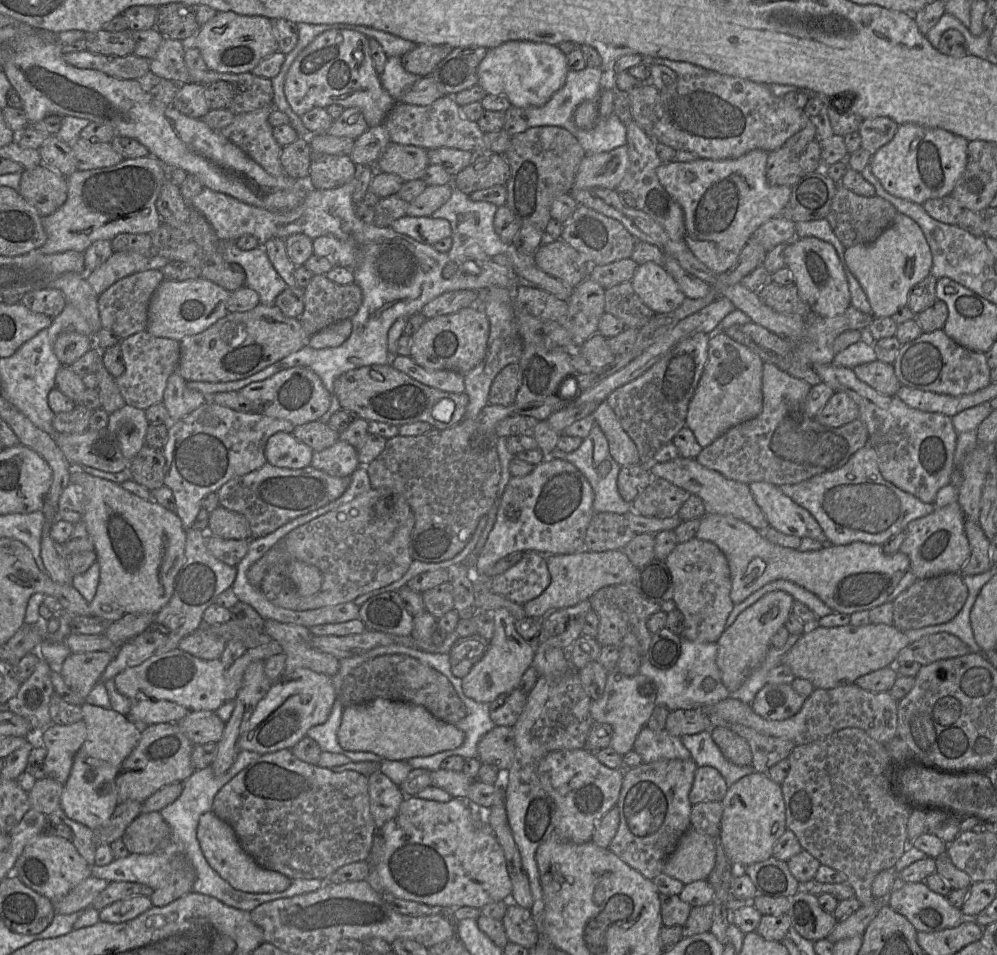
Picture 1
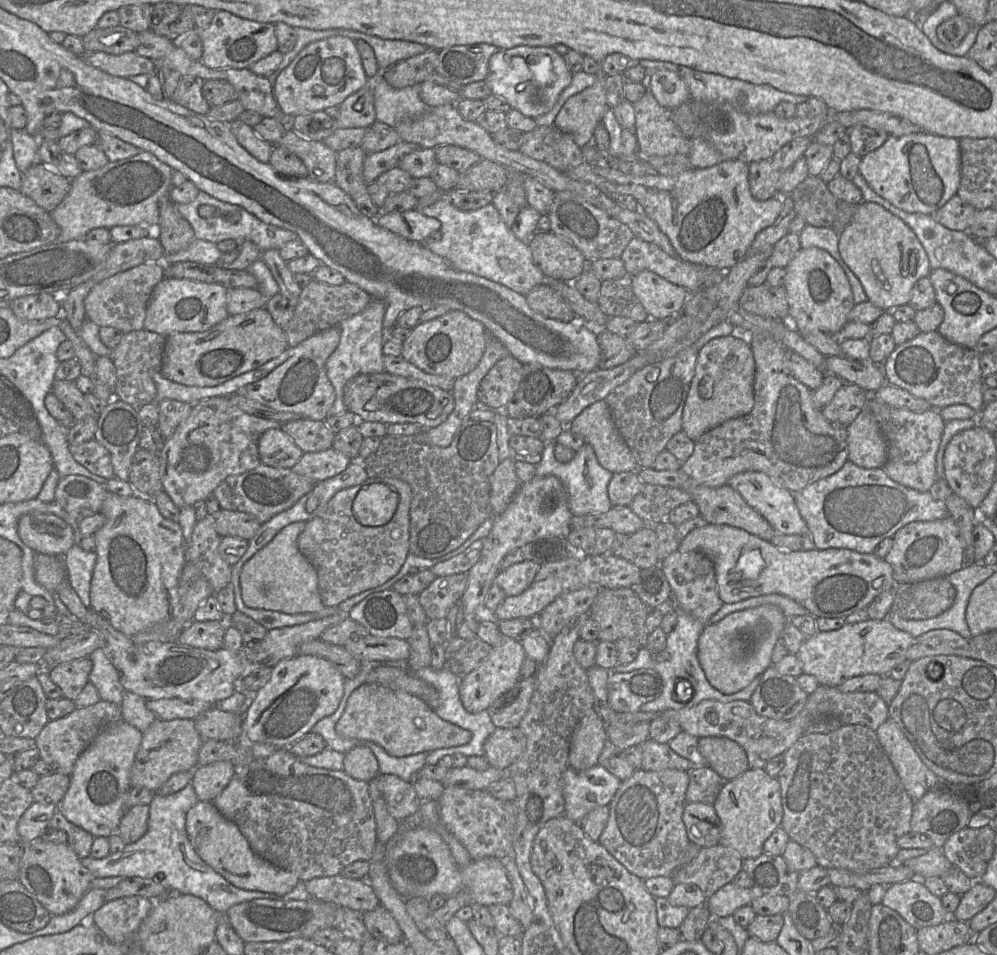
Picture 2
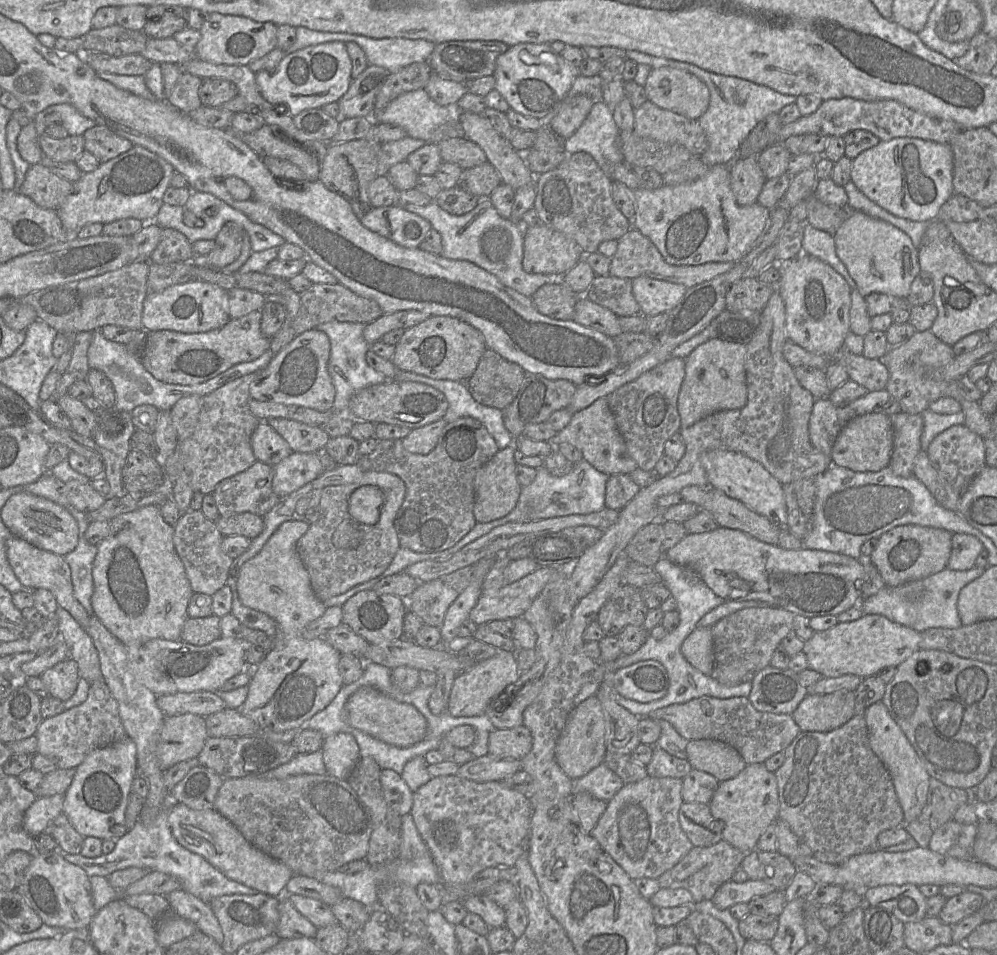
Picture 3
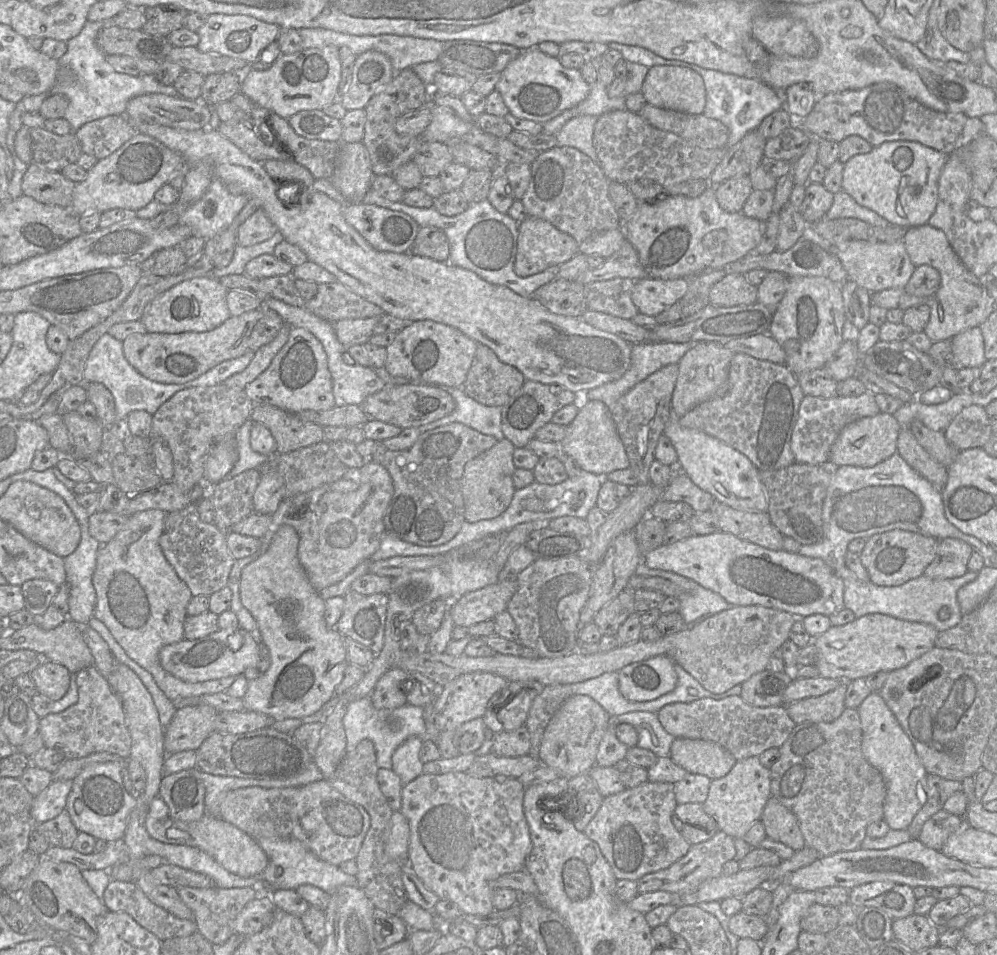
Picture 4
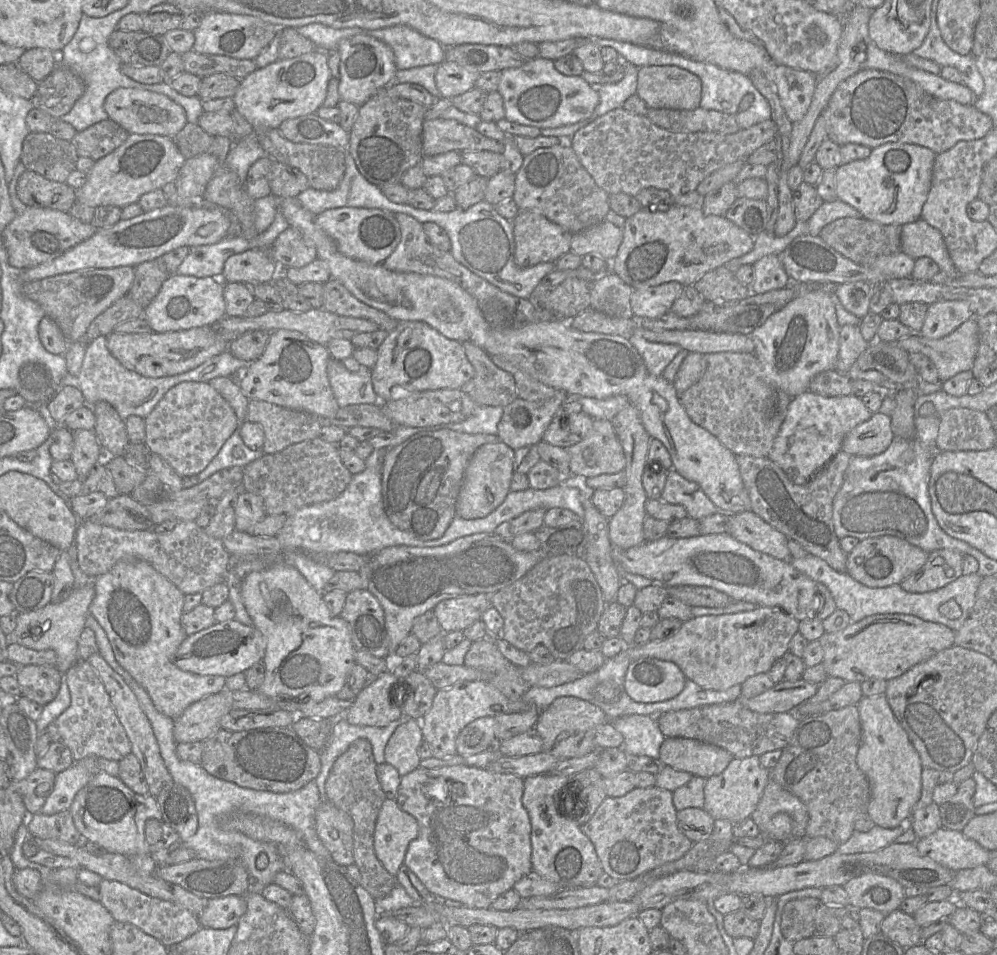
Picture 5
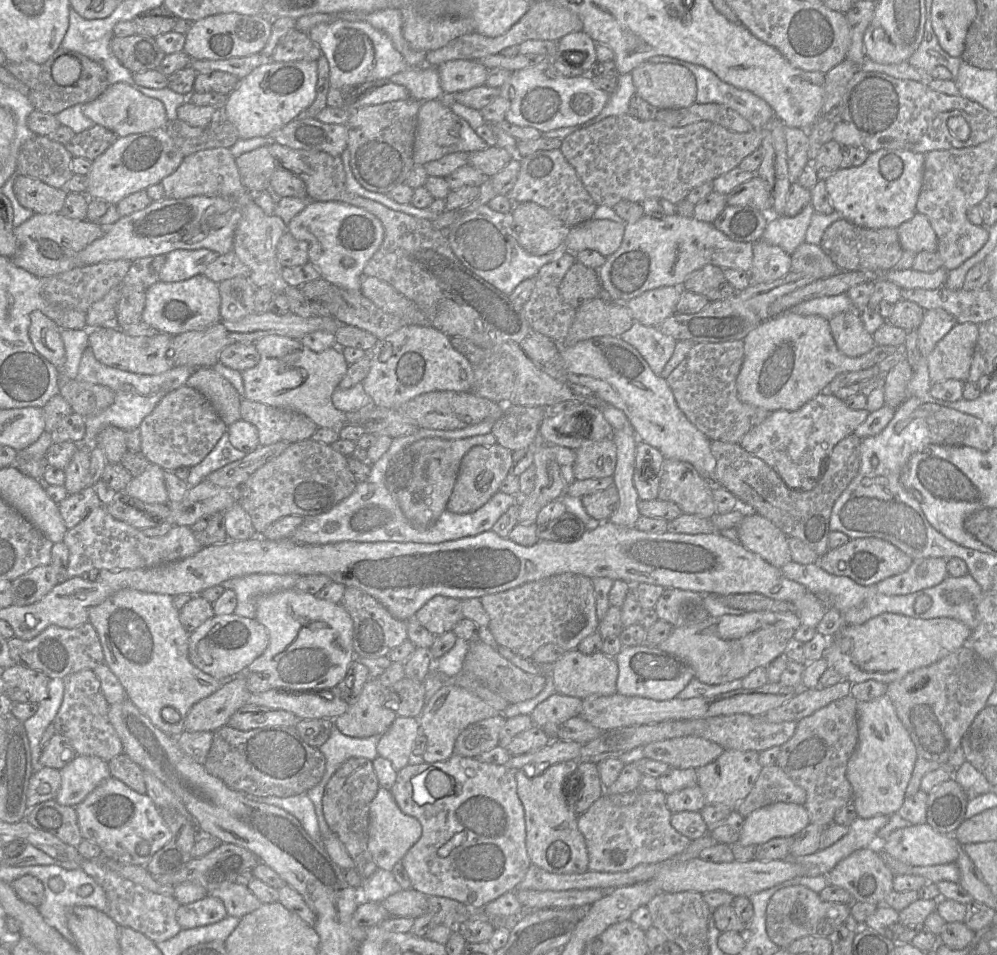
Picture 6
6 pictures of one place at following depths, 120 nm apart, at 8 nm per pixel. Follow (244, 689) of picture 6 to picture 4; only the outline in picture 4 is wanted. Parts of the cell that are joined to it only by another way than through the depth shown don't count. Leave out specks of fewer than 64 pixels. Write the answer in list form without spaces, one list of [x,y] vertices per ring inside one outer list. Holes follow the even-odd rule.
[[[206,704],[180,707],[164,731],[164,750],[167,755],[194,750],[215,731],[218,711]]]

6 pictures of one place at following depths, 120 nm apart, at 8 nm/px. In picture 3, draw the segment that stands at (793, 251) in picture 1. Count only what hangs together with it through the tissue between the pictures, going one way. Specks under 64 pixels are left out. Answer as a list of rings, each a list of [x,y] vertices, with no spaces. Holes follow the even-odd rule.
[[[807,254],[787,262],[778,262],[781,267],[781,279],[777,285],[785,304],[785,329],[788,341],[802,347],[808,352],[824,357],[833,357],[844,348],[844,339],[850,332],[851,291],[845,279],[829,264]]]

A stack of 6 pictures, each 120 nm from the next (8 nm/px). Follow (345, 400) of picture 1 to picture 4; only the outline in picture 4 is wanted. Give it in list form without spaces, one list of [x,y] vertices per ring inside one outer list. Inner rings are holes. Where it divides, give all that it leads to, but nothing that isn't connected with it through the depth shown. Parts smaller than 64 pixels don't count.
[[[409,383],[386,385],[380,391],[368,396],[361,407],[369,419],[376,419],[401,429],[407,429],[419,427],[452,413],[455,409],[455,401],[447,391],[438,386]]]

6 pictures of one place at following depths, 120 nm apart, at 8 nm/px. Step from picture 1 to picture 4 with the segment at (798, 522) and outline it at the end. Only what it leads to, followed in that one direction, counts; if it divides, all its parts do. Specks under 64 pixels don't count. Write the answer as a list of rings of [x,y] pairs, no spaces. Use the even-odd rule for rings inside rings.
[[[672,407],[663,435],[671,440],[677,452],[676,467],[699,488],[710,493],[716,501],[737,510],[767,512],[768,498],[760,479],[760,471],[744,454],[703,431],[682,426],[680,417],[673,414]]]

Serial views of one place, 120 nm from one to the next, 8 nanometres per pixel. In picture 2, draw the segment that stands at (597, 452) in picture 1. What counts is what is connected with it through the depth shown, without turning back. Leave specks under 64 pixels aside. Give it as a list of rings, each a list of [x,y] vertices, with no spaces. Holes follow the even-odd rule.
[[[546,443],[541,453],[542,459],[536,465],[536,475],[556,476],[563,483],[568,492],[568,504],[572,516],[607,512],[612,507],[608,497],[608,484],[613,473],[600,465],[593,447],[588,443],[584,443],[568,463],[556,460],[556,445],[556,443]]]

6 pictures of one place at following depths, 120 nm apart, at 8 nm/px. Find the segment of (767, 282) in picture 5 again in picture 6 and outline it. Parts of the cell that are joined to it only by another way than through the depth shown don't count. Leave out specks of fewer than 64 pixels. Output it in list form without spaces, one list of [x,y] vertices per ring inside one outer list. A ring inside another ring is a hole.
[[[763,240],[753,244],[751,284],[772,282],[791,271],[791,257],[779,246]]]

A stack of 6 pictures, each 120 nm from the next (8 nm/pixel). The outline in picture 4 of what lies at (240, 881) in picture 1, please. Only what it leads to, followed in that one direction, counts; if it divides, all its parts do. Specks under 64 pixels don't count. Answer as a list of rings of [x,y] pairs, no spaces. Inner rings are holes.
[[[157,796],[149,806],[146,829],[150,837],[157,841],[196,847],[214,858],[227,871],[242,877],[251,877],[263,872],[268,865],[268,858],[258,842],[220,816],[203,815],[194,822],[175,819],[165,802]]]

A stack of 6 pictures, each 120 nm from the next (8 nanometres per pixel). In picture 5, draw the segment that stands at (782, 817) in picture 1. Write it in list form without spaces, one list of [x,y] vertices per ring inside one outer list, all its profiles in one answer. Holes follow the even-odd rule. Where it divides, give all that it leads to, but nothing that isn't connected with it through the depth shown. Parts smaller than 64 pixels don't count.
[[[759,756],[734,757],[721,774],[706,779],[704,809],[715,820],[726,819],[736,823],[751,818],[770,779],[770,770],[760,764]]]

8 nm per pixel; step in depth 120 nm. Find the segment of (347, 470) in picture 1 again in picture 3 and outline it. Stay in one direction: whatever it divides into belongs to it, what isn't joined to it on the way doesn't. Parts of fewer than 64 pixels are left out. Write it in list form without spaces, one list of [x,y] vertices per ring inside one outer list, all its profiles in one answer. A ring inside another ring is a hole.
[[[293,452],[272,467],[272,489],[281,499],[324,472],[318,454],[308,452]]]

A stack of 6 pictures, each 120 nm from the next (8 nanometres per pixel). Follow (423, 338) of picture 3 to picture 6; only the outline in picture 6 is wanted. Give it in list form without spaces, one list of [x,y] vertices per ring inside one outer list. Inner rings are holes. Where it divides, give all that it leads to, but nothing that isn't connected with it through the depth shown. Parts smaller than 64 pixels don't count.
[[[405,324],[371,350],[369,373],[361,382],[373,405],[399,409],[404,403],[433,391],[467,392],[473,385],[470,362],[452,345],[450,337],[432,326]]]

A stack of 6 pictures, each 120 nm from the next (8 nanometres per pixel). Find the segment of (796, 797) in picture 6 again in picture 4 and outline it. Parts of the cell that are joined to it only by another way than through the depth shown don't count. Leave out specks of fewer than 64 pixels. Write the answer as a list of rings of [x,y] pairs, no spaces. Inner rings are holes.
[[[771,796],[761,815],[768,838],[783,843],[798,851],[806,847],[806,843],[795,814]]]

